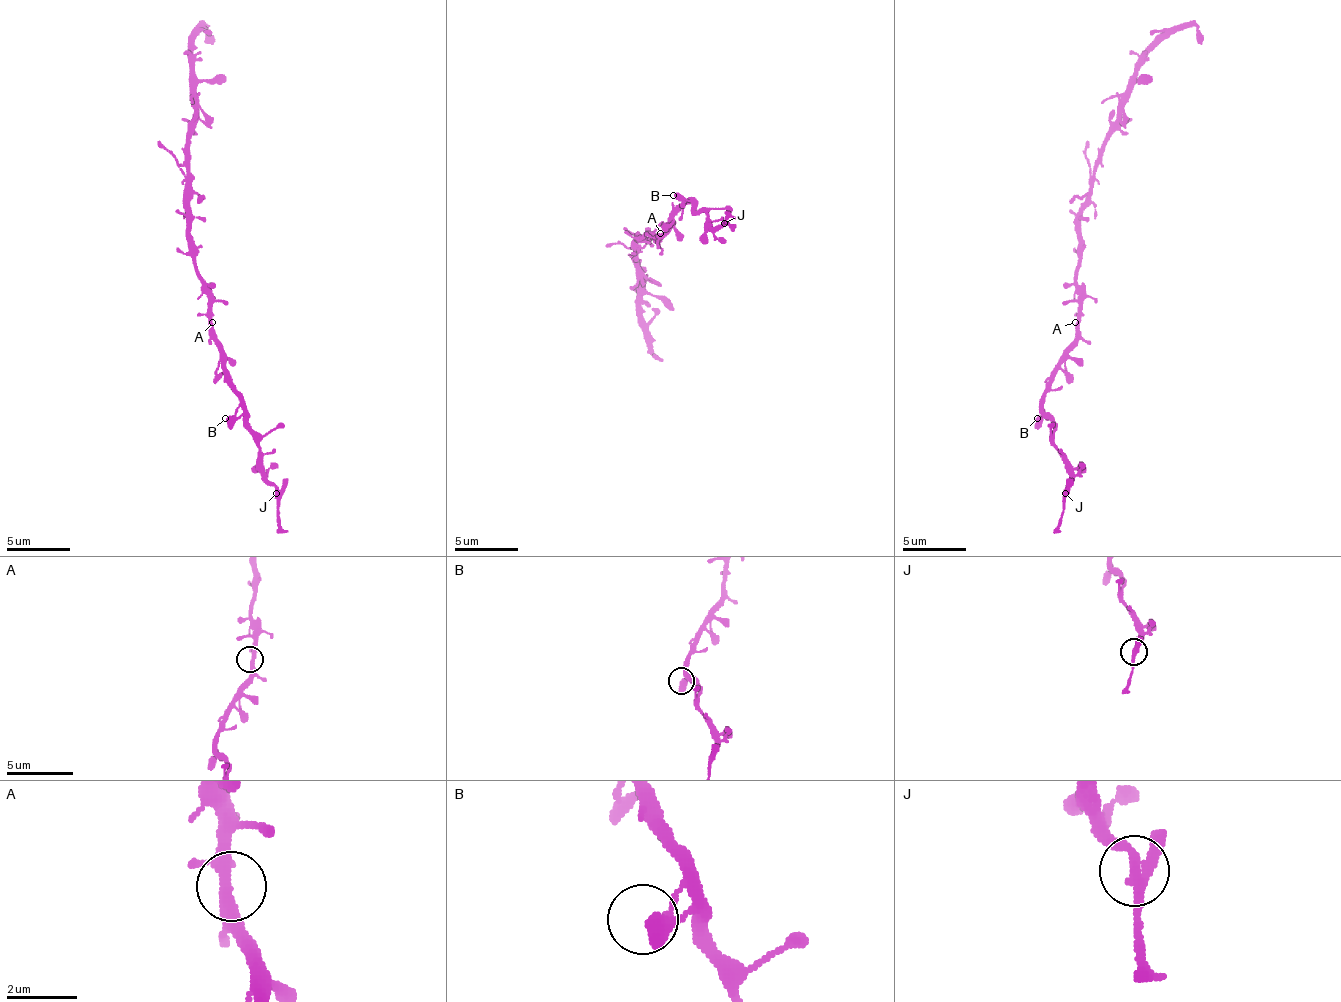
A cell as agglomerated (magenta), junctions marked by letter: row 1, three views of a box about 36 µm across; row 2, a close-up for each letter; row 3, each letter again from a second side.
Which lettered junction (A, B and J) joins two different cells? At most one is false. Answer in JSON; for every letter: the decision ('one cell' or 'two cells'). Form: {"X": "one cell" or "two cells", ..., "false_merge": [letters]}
{"A": "one cell", "B": "one cell", "J": "one cell", "false_merge": []}

